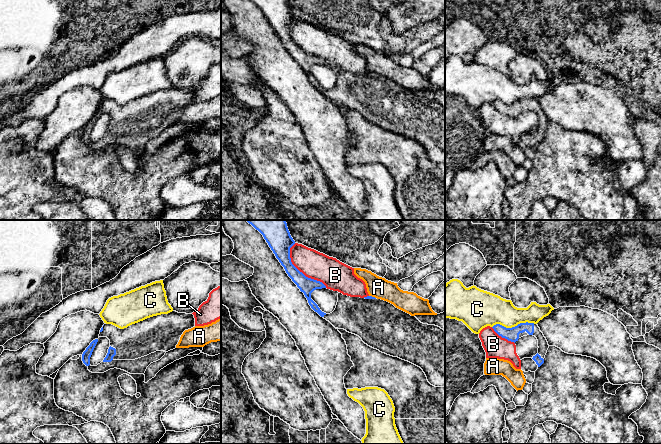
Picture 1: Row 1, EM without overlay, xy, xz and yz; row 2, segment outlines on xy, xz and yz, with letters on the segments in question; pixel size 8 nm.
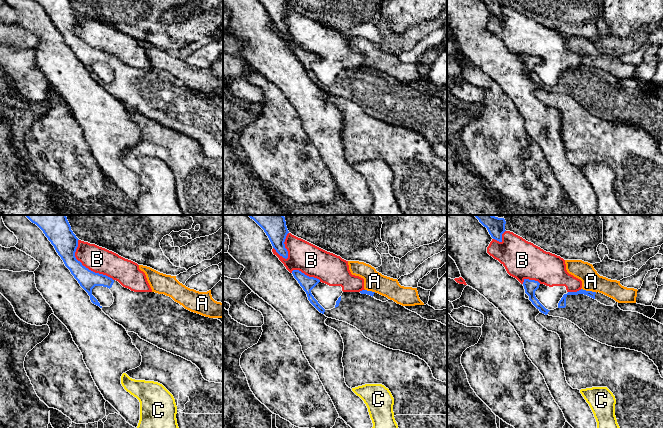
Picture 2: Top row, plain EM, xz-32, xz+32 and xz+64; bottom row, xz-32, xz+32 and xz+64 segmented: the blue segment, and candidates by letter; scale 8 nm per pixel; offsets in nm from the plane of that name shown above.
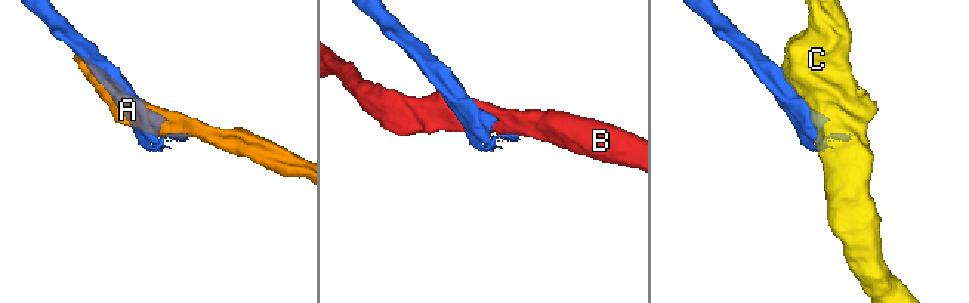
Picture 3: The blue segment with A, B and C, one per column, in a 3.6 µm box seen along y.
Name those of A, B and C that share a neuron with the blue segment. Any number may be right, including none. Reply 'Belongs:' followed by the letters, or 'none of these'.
Belongs: none of these

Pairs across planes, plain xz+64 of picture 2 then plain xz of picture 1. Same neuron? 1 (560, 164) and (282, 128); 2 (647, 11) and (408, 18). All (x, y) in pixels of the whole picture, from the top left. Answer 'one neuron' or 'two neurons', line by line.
1: two neurons
2: one neuron

